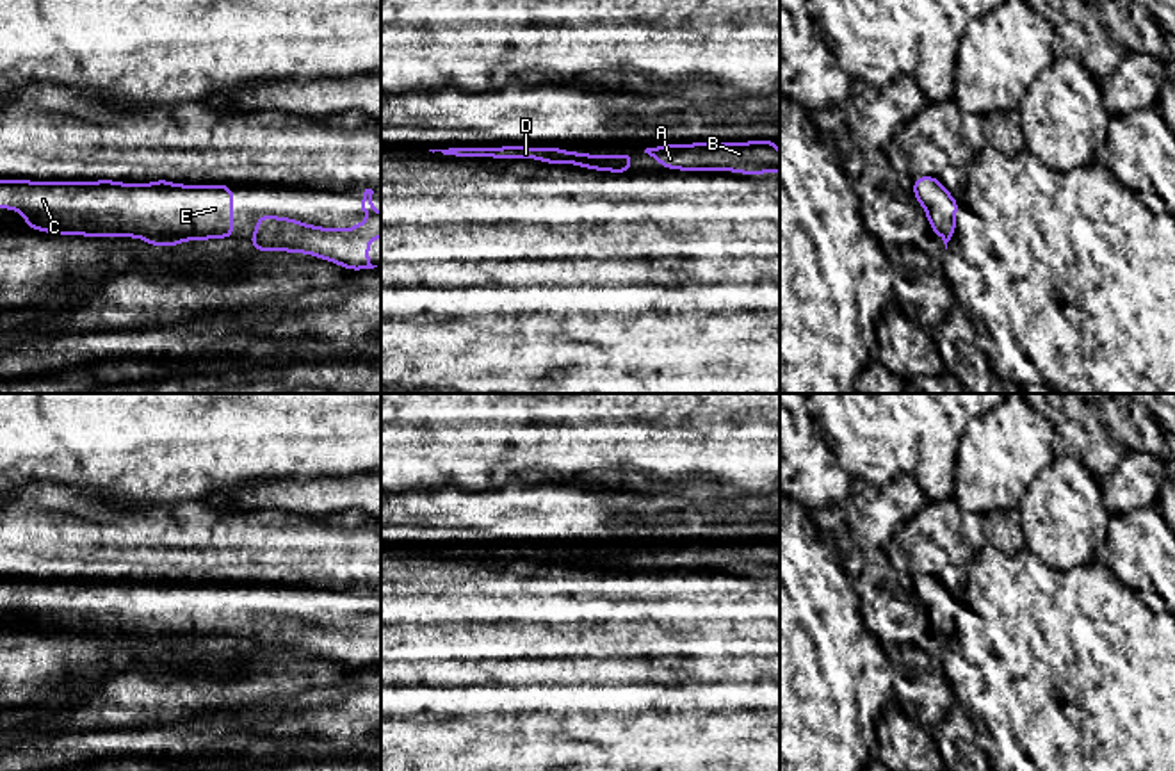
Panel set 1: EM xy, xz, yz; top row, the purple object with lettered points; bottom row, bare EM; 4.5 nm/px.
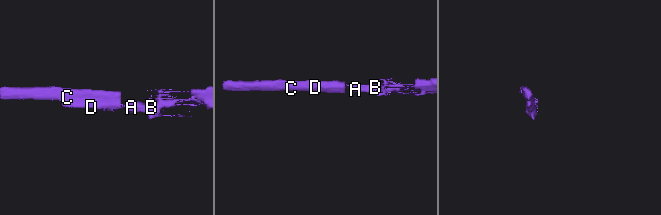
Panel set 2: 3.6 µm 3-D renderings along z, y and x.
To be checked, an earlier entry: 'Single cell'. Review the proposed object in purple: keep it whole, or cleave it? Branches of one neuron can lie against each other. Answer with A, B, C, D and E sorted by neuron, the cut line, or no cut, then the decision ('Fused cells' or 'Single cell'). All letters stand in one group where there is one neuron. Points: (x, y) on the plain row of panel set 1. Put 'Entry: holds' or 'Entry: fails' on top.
Entry: holds
Groups: A B C D E. No split. Single cell

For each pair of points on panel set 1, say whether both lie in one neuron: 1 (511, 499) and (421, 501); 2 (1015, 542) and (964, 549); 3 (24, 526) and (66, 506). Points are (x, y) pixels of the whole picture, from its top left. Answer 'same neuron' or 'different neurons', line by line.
1: same neuron
2: same neuron
3: same neuron

